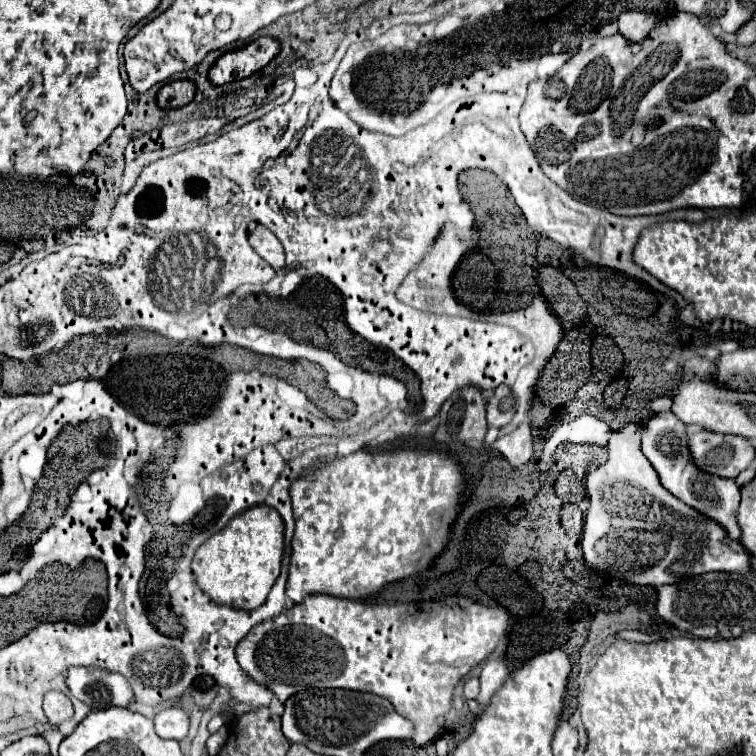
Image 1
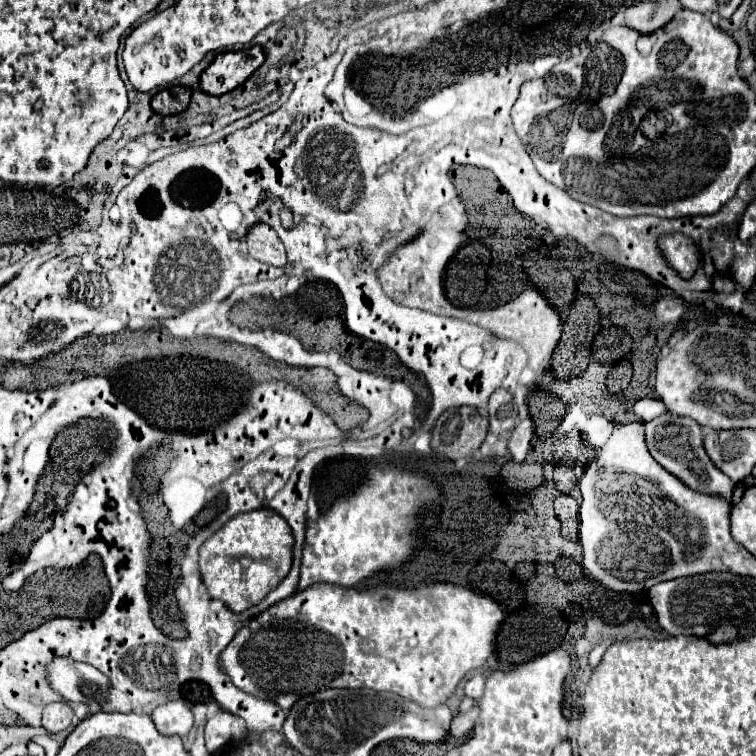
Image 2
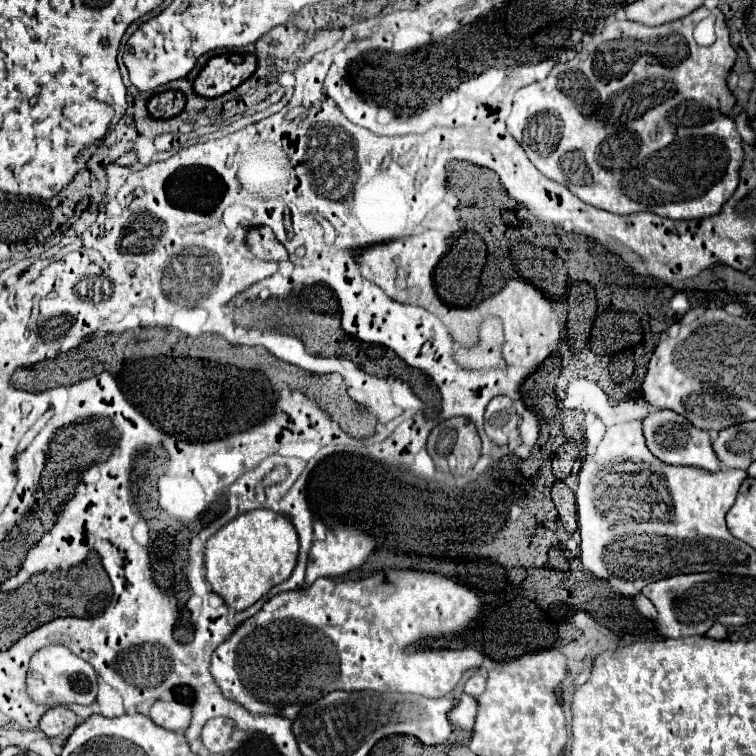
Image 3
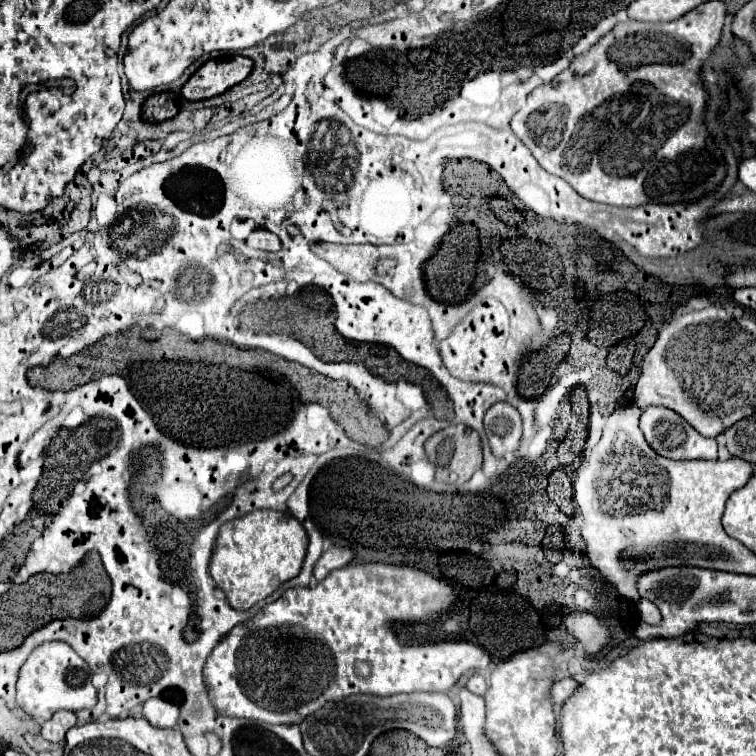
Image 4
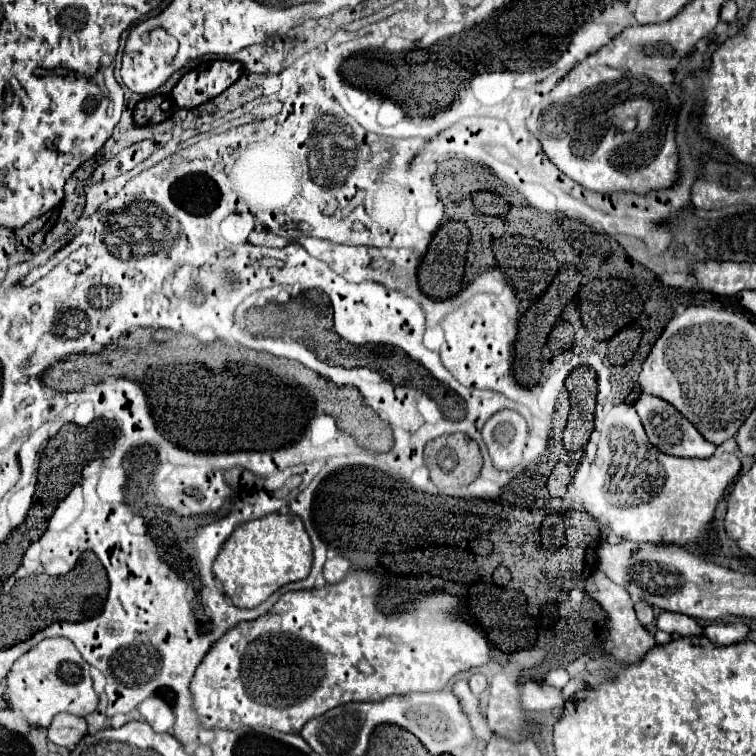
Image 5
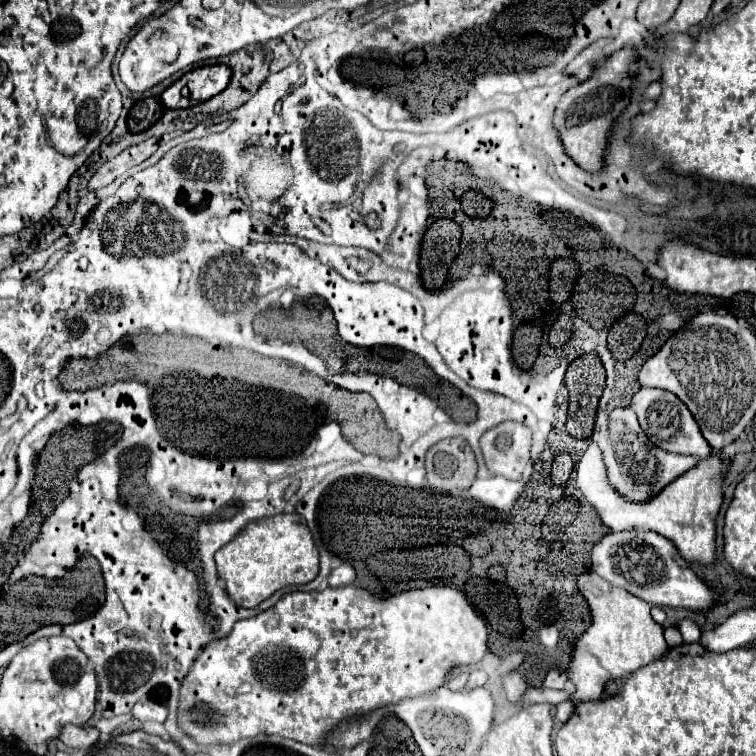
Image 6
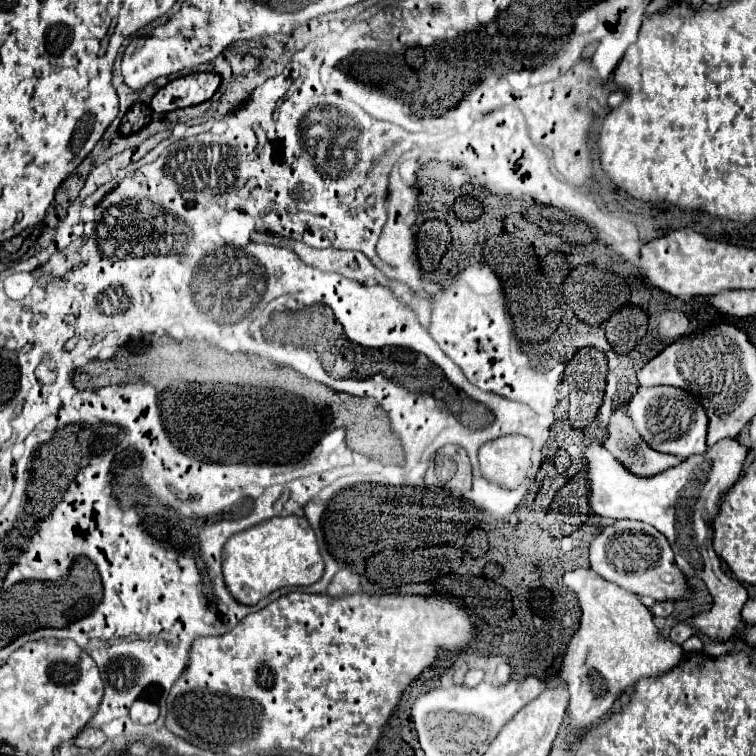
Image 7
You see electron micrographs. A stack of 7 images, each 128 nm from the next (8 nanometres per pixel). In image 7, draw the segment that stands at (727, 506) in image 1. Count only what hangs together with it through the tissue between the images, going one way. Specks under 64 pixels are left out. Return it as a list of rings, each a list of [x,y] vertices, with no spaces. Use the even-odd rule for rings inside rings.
[[[667,385],[640,387],[630,402],[630,418],[642,440],[658,452],[688,458],[706,450],[708,414],[700,400],[682,388]]]

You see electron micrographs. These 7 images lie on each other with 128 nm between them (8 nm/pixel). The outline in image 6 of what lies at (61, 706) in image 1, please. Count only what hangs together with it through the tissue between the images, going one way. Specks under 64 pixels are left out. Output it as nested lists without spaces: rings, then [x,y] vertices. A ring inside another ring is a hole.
[[[88,724],[84,726],[64,726],[64,732],[60,734],[60,740],[70,746],[70,748],[80,748],[80,750],[88,750],[98,742],[100,732]]]

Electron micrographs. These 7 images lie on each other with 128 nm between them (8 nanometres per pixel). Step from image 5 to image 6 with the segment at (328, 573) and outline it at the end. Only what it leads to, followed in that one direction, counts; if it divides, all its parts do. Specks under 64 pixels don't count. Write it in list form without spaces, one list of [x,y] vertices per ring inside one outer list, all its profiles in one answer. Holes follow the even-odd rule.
[[[342,564],[342,566],[338,566],[338,568],[334,568],[334,570],[330,572],[330,576],[328,576],[328,584],[330,584],[332,588],[348,586],[348,584],[354,582],[354,578],[356,578],[354,570],[352,570],[348,564]]]

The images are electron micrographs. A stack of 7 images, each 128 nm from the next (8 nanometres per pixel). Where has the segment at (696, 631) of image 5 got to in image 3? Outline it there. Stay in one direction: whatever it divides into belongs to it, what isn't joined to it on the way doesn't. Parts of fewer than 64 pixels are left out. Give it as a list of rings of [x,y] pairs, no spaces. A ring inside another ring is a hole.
[[[638,594],[636,598],[634,598],[634,608],[642,614],[642,616],[646,616],[648,620],[656,620],[656,608],[650,604],[650,600],[644,596],[644,594]]]

